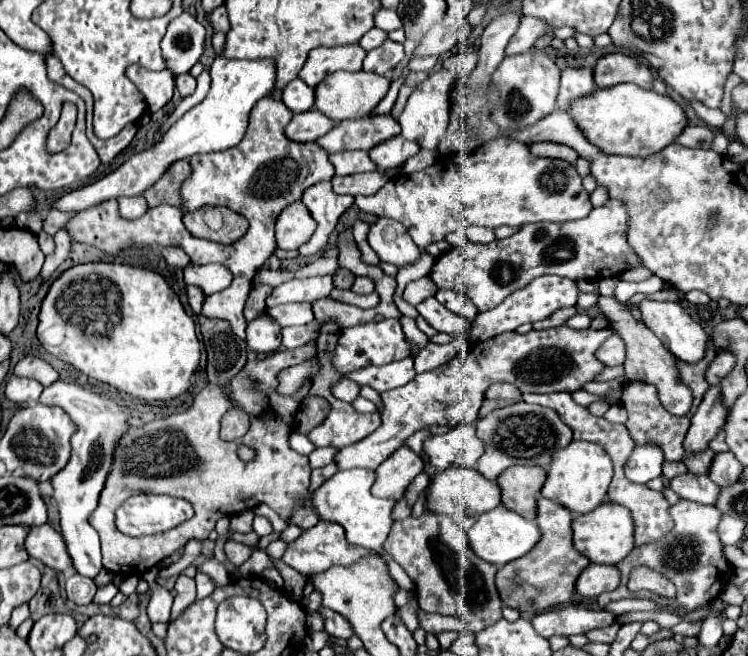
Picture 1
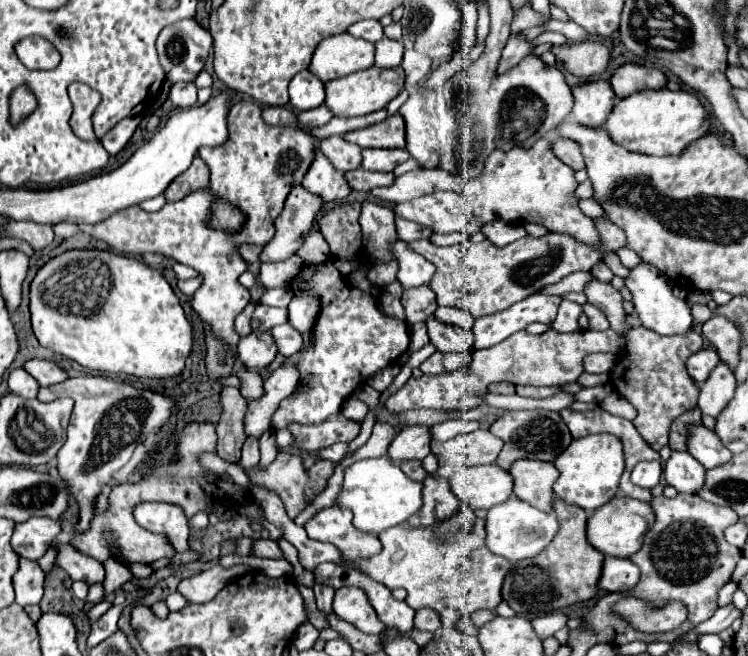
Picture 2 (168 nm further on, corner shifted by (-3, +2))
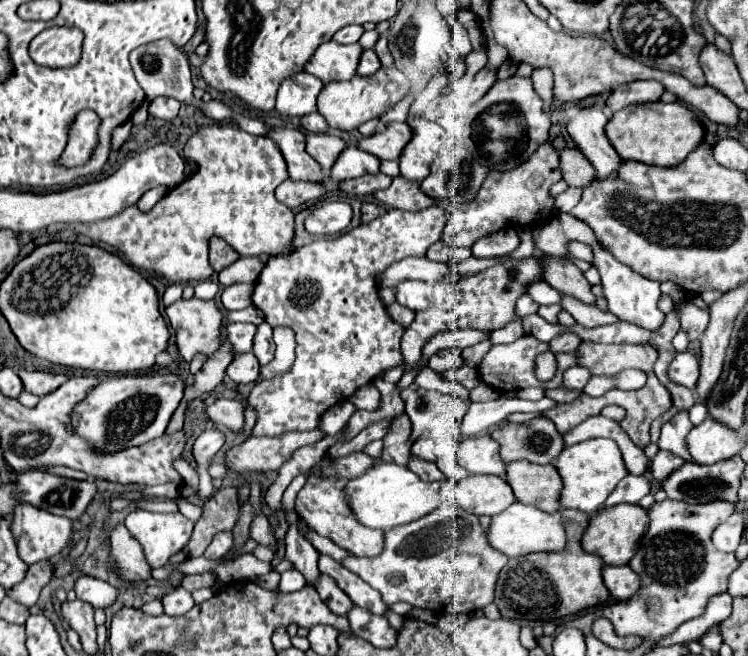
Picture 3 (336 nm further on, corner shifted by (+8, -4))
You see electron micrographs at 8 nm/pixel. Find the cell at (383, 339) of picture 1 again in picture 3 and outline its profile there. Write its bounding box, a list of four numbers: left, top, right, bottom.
[247,202,447,438]

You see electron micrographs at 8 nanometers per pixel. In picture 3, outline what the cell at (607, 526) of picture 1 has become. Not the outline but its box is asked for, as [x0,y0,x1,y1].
[581,504,649,564]

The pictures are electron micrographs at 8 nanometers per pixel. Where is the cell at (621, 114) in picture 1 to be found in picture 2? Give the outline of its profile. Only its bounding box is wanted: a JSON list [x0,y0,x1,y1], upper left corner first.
[604,88,710,156]

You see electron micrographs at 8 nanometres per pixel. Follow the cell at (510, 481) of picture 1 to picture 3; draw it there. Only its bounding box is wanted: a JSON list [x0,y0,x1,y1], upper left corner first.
[505,462,561,512]

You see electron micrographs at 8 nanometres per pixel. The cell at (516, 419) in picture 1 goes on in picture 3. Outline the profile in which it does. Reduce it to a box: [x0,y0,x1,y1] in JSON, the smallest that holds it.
[491,418,565,464]

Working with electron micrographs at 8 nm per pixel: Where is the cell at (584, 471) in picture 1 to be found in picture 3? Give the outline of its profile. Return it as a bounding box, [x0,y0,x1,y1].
[557,438,627,514]

